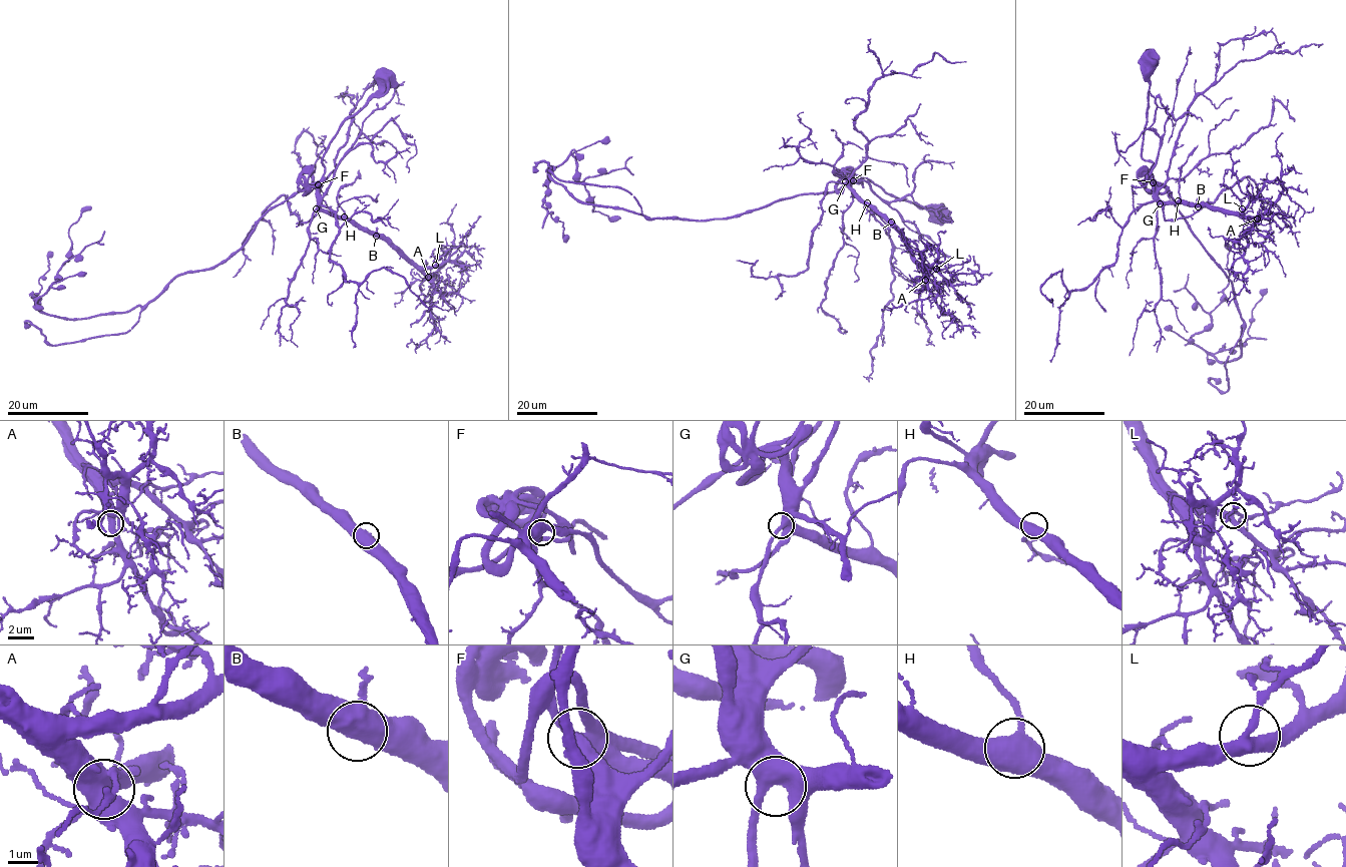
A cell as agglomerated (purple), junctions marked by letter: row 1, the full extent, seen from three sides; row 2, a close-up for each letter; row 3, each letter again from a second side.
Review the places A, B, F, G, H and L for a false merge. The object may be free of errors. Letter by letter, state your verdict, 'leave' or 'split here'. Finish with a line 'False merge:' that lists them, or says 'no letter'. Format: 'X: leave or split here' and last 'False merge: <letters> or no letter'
A: leave
B: leave
F: leave
G: leave
H: leave
L: leave
False merge: no letter

